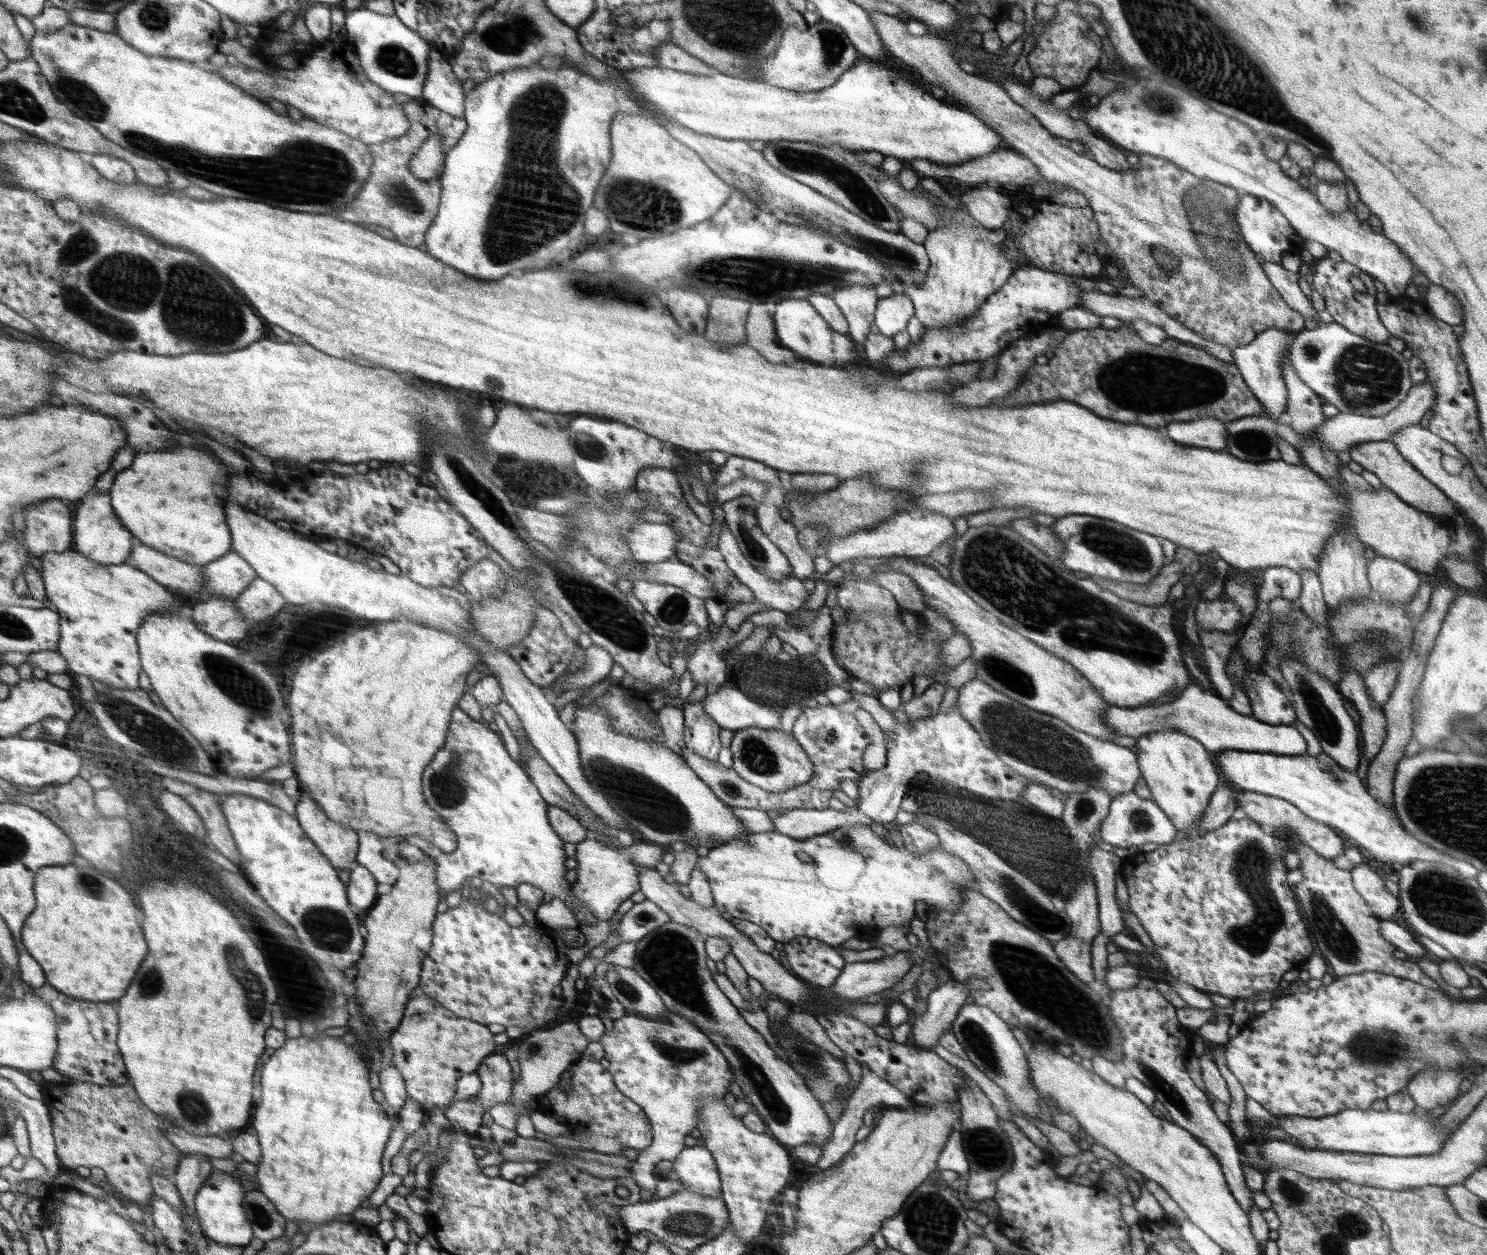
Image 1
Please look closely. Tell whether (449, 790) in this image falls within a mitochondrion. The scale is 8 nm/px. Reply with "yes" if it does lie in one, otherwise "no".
yes

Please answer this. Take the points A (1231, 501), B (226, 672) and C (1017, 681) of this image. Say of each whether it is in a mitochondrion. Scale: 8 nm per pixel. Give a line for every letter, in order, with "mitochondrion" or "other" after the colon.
A: other
B: mitochondrion
C: mitochondrion

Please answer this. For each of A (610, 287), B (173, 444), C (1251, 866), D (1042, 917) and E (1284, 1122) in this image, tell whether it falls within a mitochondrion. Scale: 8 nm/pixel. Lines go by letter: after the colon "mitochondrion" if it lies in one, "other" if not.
A: mitochondrion
B: other
C: mitochondrion
D: mitochondrion
E: other

